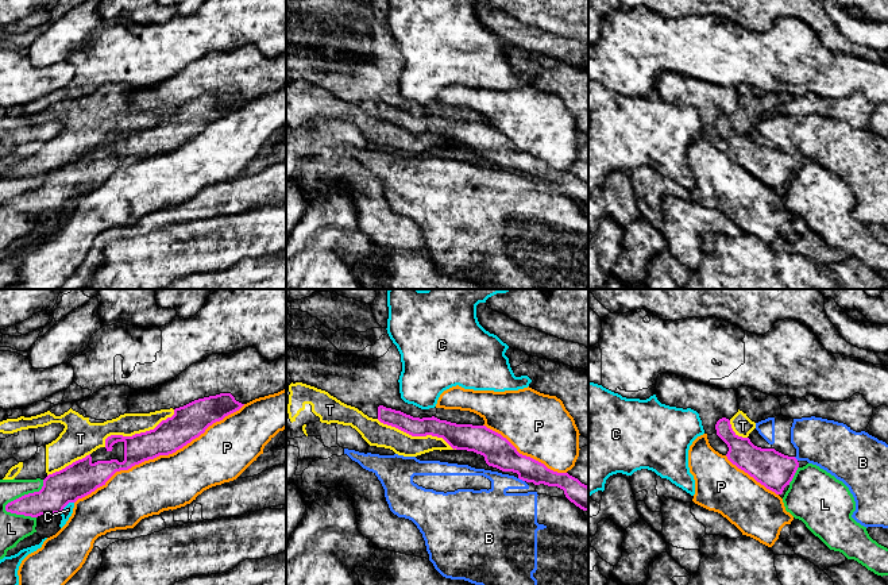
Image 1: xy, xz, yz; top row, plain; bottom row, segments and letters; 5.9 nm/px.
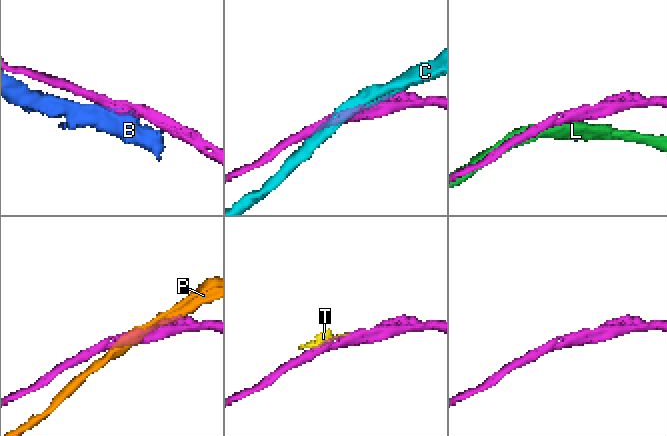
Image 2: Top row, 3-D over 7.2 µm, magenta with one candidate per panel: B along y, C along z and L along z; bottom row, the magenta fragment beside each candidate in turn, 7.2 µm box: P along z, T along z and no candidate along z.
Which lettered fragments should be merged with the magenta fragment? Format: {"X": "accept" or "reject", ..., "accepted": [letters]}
{"B": "reject", "C": "reject", "L": "reject", "P": "reject", "T": "reject", "accepted": []}

